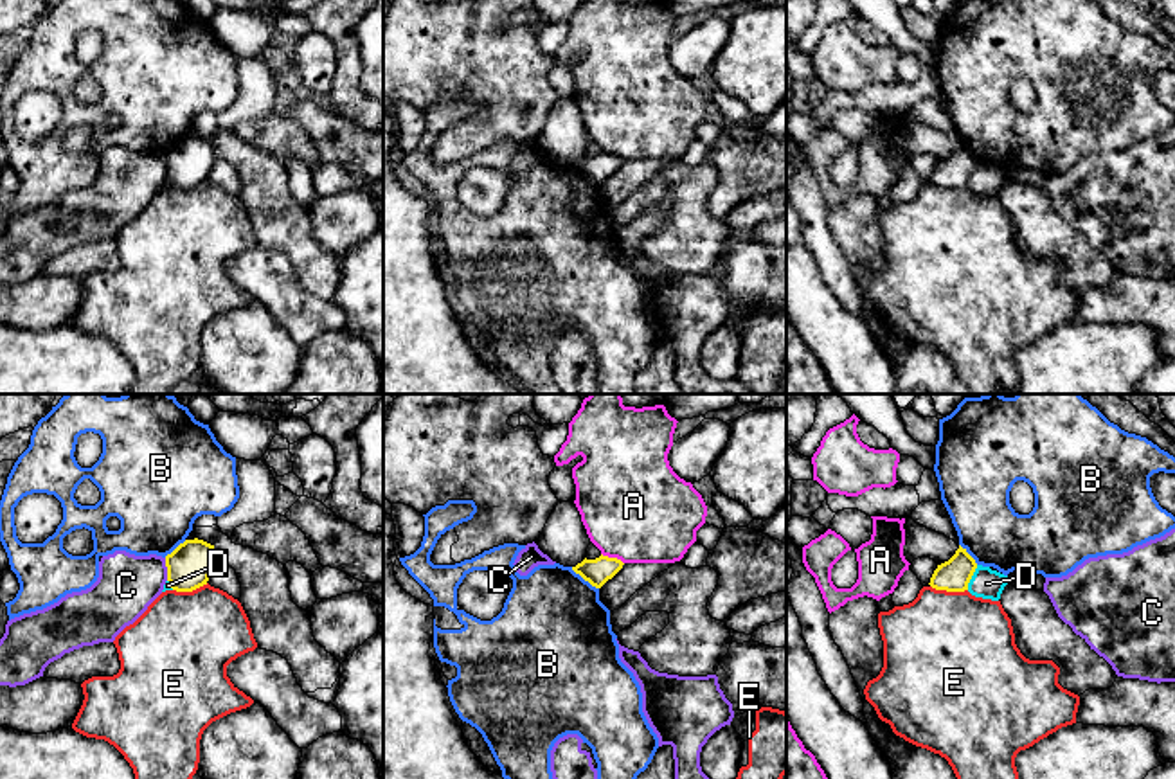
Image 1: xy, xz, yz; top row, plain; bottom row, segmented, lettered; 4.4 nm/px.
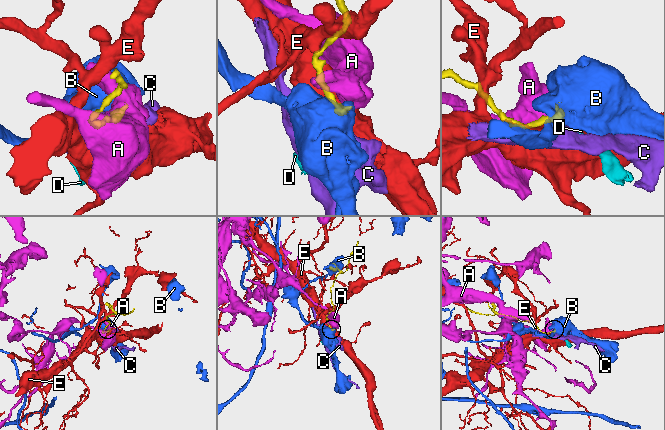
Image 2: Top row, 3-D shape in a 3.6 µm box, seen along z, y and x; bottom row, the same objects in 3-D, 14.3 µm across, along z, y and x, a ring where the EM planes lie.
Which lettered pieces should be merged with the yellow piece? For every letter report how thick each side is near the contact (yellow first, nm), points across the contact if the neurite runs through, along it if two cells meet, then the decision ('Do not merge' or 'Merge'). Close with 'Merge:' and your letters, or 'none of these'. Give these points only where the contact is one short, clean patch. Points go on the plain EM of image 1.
A: Thickness 120 nm (yellow) against 480 nm. Boundary: xz (601, 150), (623, 161). Do not merge
B: Thickness 120 nm (yellow) against 480 nm. Boundary: xz (571, 164), (598, 186). Do not merge
C: Thickness 200 nm (yellow) against 260 nm. Boundary: xy (164, 155), (168, 177). Do not merge
D: Thickness 140 nm (yellow) against 140 nm. Boundary: yz (977, 162), (967, 186). Do not merge
E: Thickness 140 nm (yellow) against 500 nm. Do not merge
Merge: none of these

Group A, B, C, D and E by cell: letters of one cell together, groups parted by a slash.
A / B / C / D / E

